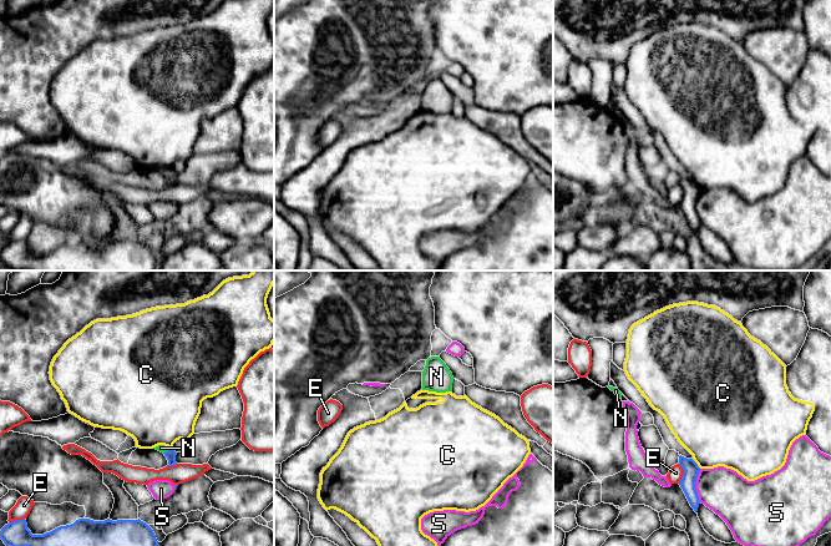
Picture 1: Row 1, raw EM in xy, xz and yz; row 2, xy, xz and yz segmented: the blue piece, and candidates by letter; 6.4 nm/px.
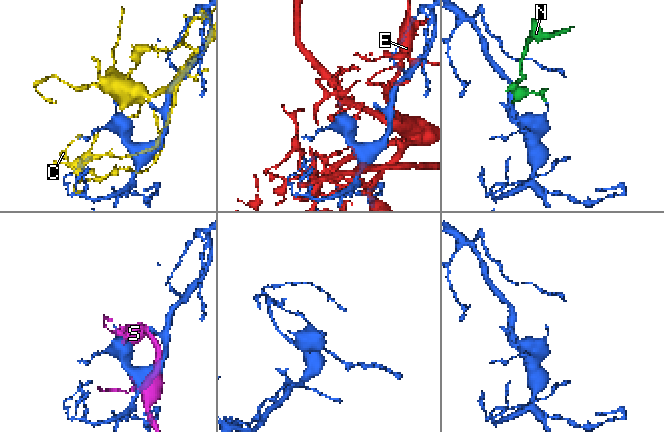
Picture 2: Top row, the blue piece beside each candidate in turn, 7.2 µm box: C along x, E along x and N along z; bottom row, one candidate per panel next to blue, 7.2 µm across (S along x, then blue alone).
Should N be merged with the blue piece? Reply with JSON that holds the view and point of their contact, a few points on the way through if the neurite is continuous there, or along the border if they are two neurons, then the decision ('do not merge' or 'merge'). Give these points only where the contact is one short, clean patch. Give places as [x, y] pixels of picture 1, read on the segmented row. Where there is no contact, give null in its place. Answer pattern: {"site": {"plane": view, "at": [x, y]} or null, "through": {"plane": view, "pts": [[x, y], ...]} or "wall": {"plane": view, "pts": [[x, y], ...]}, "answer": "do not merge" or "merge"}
{"site": {"plane": "xy", "at": [168, 450]}, "wall": {"plane": "xy", "pts": [[171, 448], [163, 453]]}, "answer": "do not merge"}

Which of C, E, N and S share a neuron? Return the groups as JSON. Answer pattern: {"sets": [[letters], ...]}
{"sets": [["C"], ["E"], ["N"], ["S"]]}

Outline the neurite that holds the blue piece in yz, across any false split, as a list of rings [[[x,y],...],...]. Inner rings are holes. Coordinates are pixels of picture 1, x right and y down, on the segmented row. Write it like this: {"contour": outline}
{"contour": [[[679,456],[679,465],[684,470],[684,475],[679,482],[680,487],[683,489],[690,506],[694,511],[698,511],[699,507],[699,496],[695,489],[695,482],[700,471],[700,467],[693,459],[686,459],[684,456]]]}

